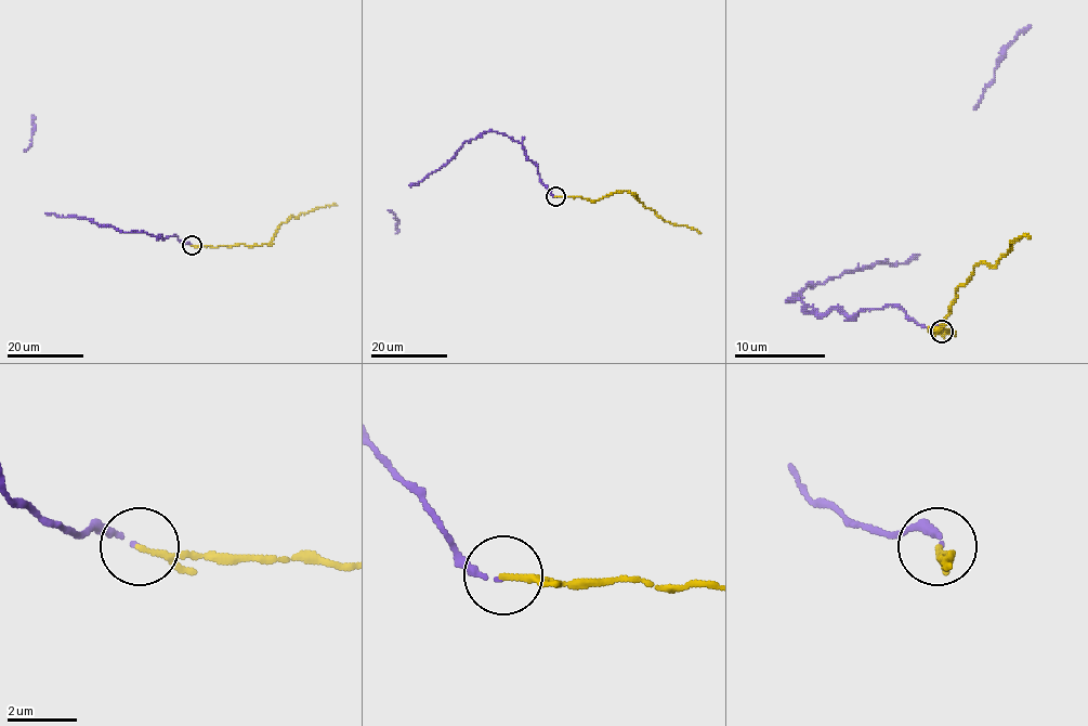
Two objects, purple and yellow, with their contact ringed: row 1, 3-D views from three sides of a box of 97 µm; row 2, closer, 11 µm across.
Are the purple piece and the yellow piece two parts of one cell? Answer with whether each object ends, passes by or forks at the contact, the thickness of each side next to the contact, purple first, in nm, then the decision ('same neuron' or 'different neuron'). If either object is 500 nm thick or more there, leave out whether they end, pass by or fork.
purple ends there; yellow ends there; 110 nm thick on the purple side, 170 nm on the other; different neuron

